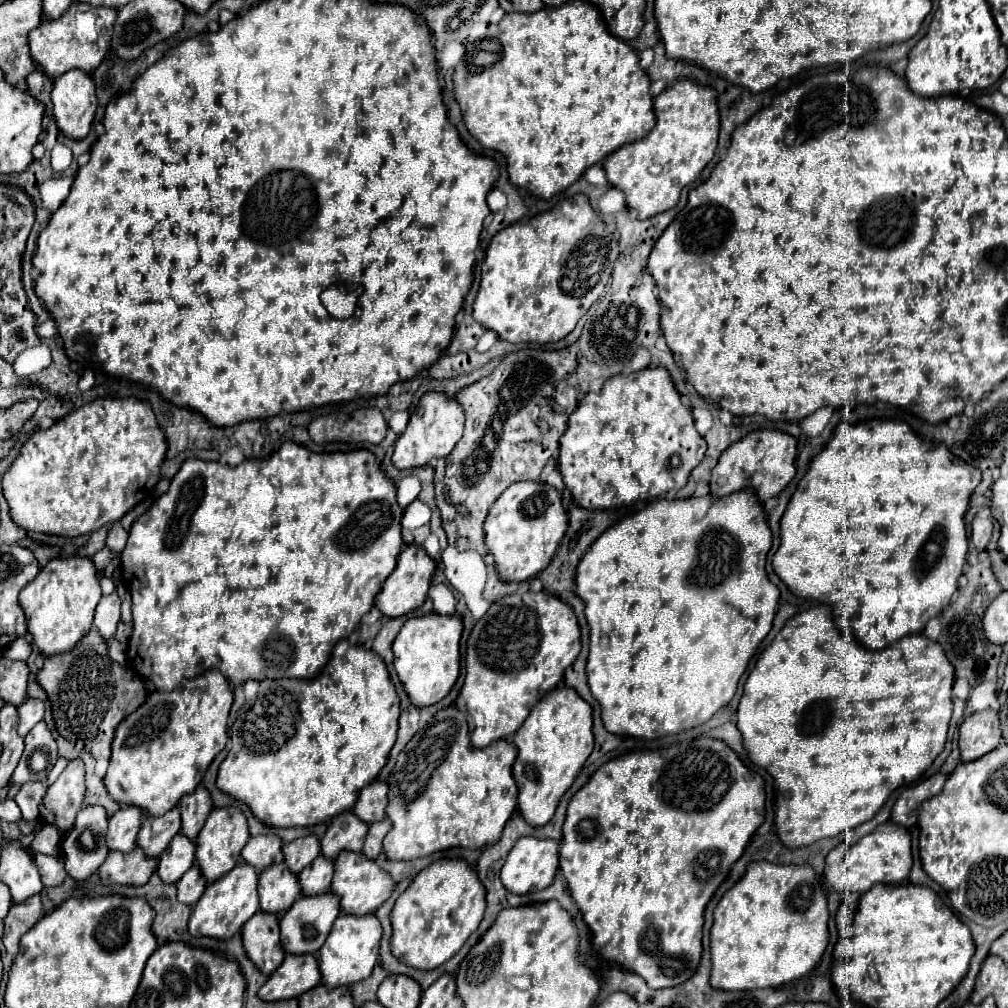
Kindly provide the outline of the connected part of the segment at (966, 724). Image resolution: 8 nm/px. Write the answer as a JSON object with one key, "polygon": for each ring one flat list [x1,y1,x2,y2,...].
{"polygon":[[985,709,967,717,959,729,959,749,963,761,973,761,993,751,1003,743,999,715,995,709]]}

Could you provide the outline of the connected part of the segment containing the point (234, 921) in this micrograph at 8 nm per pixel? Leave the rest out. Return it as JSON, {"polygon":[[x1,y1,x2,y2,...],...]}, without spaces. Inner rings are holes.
{"polygon":[[239,863,235,865,235,869,231,869,231,873,207,885,203,897,197,901,189,917,189,933,213,939,231,939,257,911,259,911,257,871,247,863]]}

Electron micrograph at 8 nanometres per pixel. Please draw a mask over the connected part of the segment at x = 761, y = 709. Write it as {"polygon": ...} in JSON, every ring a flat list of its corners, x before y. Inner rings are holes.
{"polygon":[[817,605,813,609,807,609,807,611,791,617,785,623,785,627,777,633,773,643,757,659,753,671,747,677,745,693,743,693,739,709,737,709,737,729,743,735,743,747,749,753,749,759,755,765,763,767,775,779,775,787,777,787,775,831,777,831,781,843,787,849,799,849,799,847,815,843,817,839,833,837,847,829,855,829,857,825,871,821,875,817,875,813,883,807,887,797,897,787,903,787,903,785,915,781,921,773,925,773,933,765,935,757,943,751,943,745,947,739,947,727,949,727,949,719,951,719,951,711,953,711,951,685,953,685,953,667,947,661,941,645,923,635,909,635,887,649,867,651,851,634,837,631,837,627,831,619,831,607,827,607,827,605]]}

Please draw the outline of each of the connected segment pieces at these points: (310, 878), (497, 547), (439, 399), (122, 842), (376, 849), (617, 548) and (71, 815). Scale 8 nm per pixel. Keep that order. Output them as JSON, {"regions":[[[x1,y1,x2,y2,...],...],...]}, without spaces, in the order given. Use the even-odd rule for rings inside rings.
{"regions":[[[319,855,297,877,299,877,301,895,321,895,321,893,327,893,329,887,331,887,331,877,333,877,333,861]],[[519,481,507,487,489,509,485,519,485,545,489,547,495,569,503,581,527,581,543,571,563,539,567,529,567,511,555,487,547,483]],[[435,391,425,393,419,405,415,407,415,411,411,413,405,433,399,435,399,439,395,441,393,465,405,471,405,469,429,465,433,459,447,457,463,435,463,421,465,421,465,415,463,415,461,405,457,405,445,393,435,393]],[[123,805,111,819,107,831,107,847,111,851,129,853,135,849,135,839,141,827,141,809,133,805]],[[383,819,377,821,373,825,369,825,367,837,365,837,365,845,363,845,363,855,369,859,375,859,381,851,383,851,383,839,387,835,387,831,391,829,391,821]],[[751,489,737,491,727,497,691,497,691,499,659,499,645,509,633,513,619,522,611,525,585,553,585,557,577,565,575,573,575,593,585,603,585,617,591,629,591,643,589,643,589,659,587,659,587,683,591,689,591,695,601,705,601,717,603,725,609,733,615,735,629,735,639,739,657,739,673,733,681,733,687,729,693,729,697,725,703,725,711,719,715,711,725,707,735,691,741,675,745,673,749,659,753,657,755,649,763,641,763,637,769,633,777,601,779,601,779,589,767,579,765,561,767,553,771,549,771,531,763,513,763,507,757,499,757,495]],[[81,759,67,763,59,779,49,787,43,803,41,817,59,829,63,835,75,823,75,815,83,809,85,797,85,769]]]}

